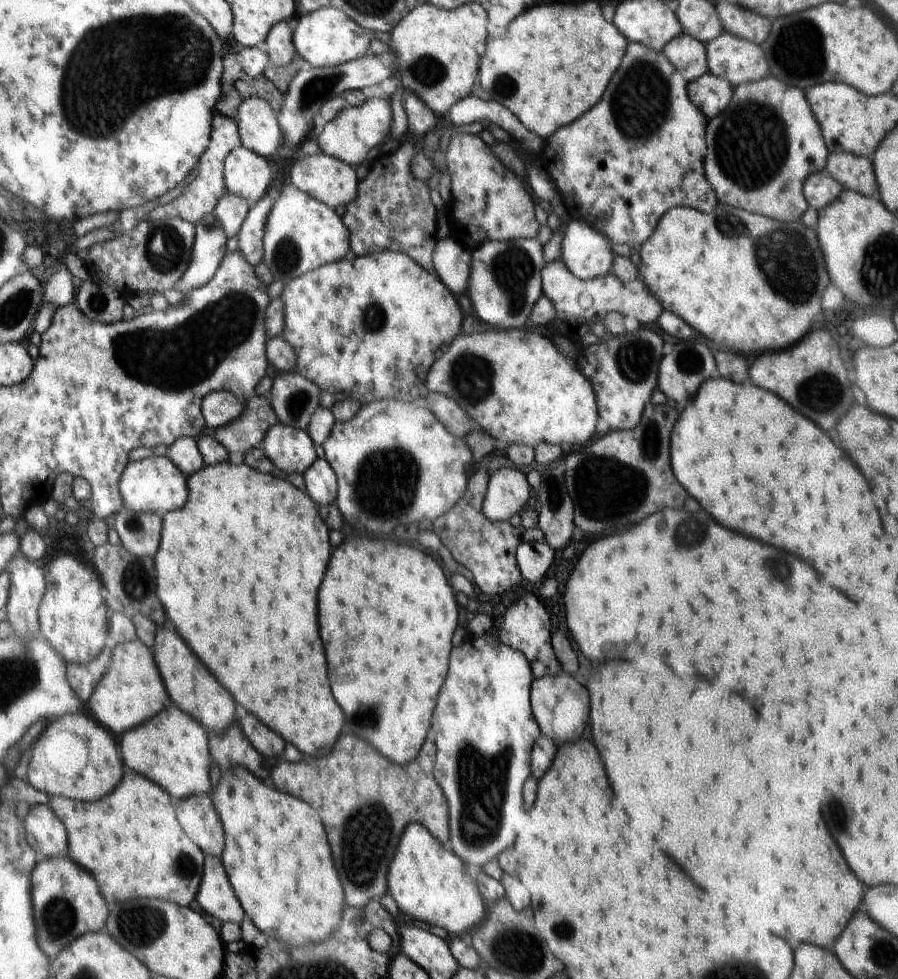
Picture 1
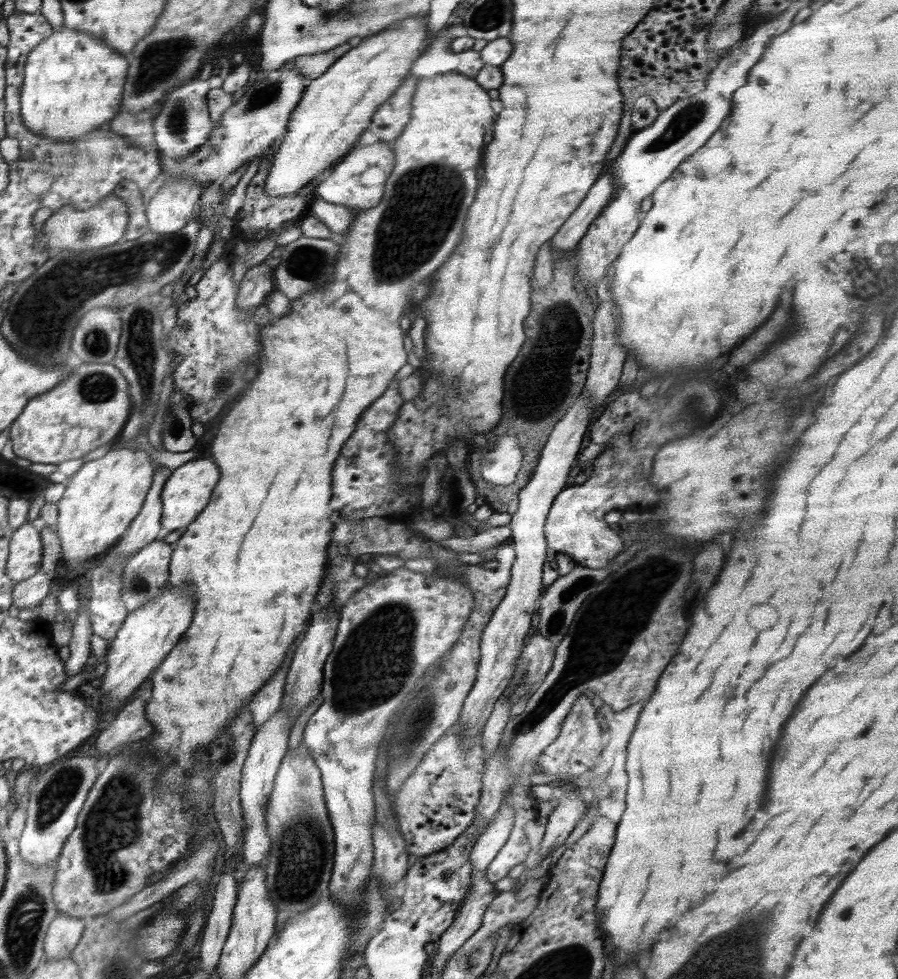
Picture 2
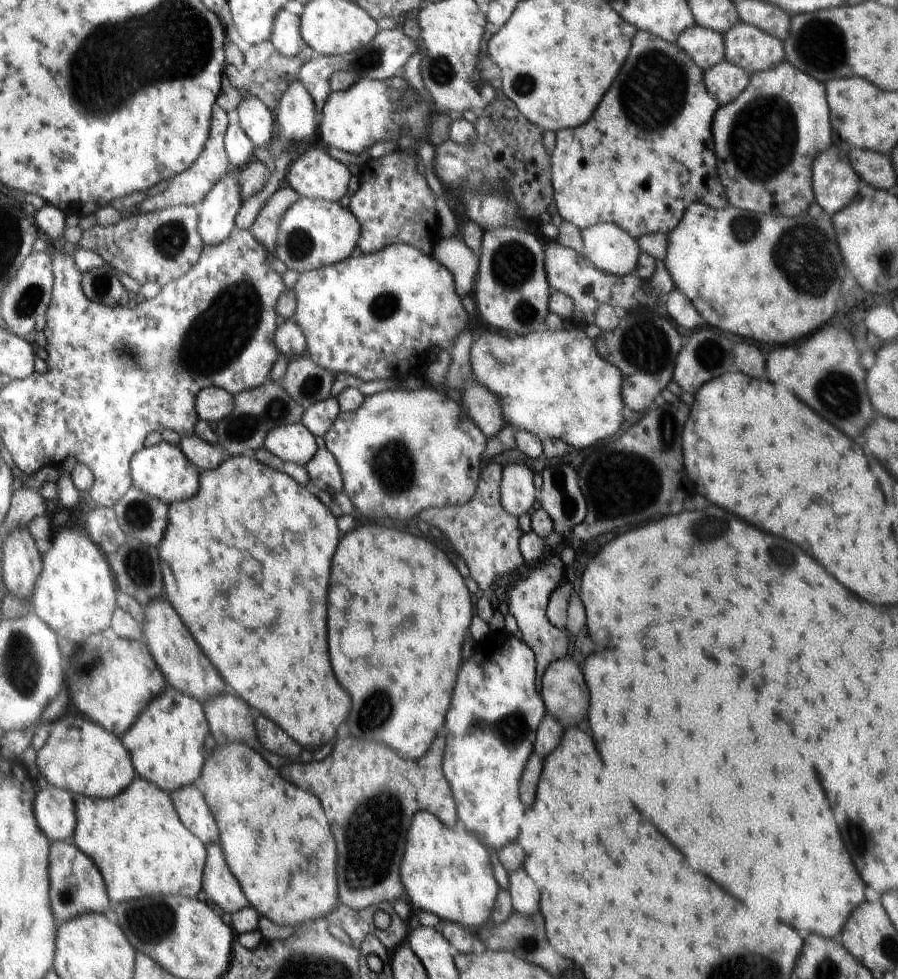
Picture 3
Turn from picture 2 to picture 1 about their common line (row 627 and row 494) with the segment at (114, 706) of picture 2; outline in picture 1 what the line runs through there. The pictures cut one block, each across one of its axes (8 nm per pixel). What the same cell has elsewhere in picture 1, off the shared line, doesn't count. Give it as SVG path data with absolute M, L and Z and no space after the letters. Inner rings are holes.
M152 455L146 459L130 462L121 479L121 496L125 507L136 513L154 512L162 517L170 510L178 510L188 500L187 478L180 468L167 456Z

